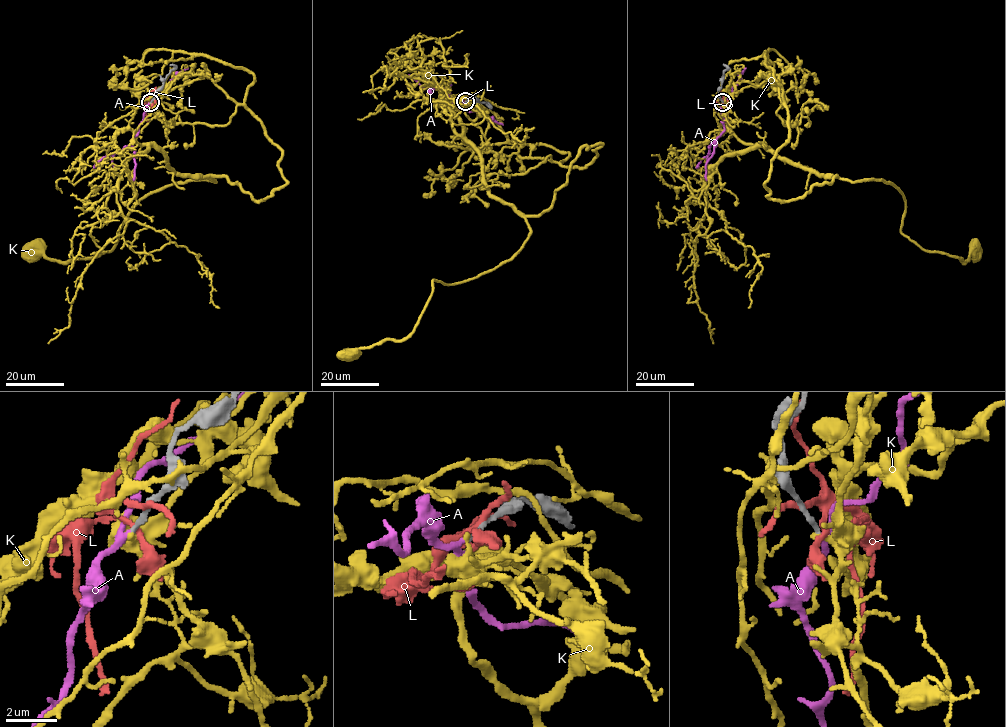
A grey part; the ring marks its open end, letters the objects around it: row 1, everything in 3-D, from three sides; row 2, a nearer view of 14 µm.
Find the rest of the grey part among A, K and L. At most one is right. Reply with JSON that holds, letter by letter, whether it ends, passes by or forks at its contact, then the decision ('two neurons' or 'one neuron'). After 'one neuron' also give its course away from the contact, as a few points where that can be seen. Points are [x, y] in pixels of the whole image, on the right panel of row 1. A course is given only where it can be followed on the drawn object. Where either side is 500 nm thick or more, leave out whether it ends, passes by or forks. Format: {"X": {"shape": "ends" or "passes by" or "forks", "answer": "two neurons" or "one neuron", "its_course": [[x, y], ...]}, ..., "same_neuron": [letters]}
{"A": {"shape": "passes by", "answer": "one neuron", "its_course": [[723, 102], [720, 111], [724, 130], [695, 167]]}, "K": {"shape": "ends", "answer": "two neurons"}, "L": {"shape": "passes by", "answer": "two neurons"}, "same_neuron": ["A"]}

